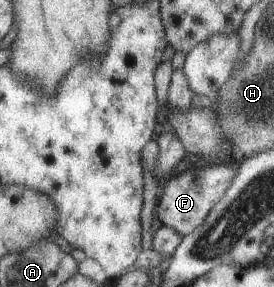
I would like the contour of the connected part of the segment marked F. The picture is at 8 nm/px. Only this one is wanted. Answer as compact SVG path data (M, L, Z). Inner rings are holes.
M202 162L194 169L172 178L164 186L162 196L158 200L158 208L156 208L162 225L172 228L182 237L194 231L205 220L210 210L223 198L234 179L236 171L236 165L232 162L221 163L220 165Z

